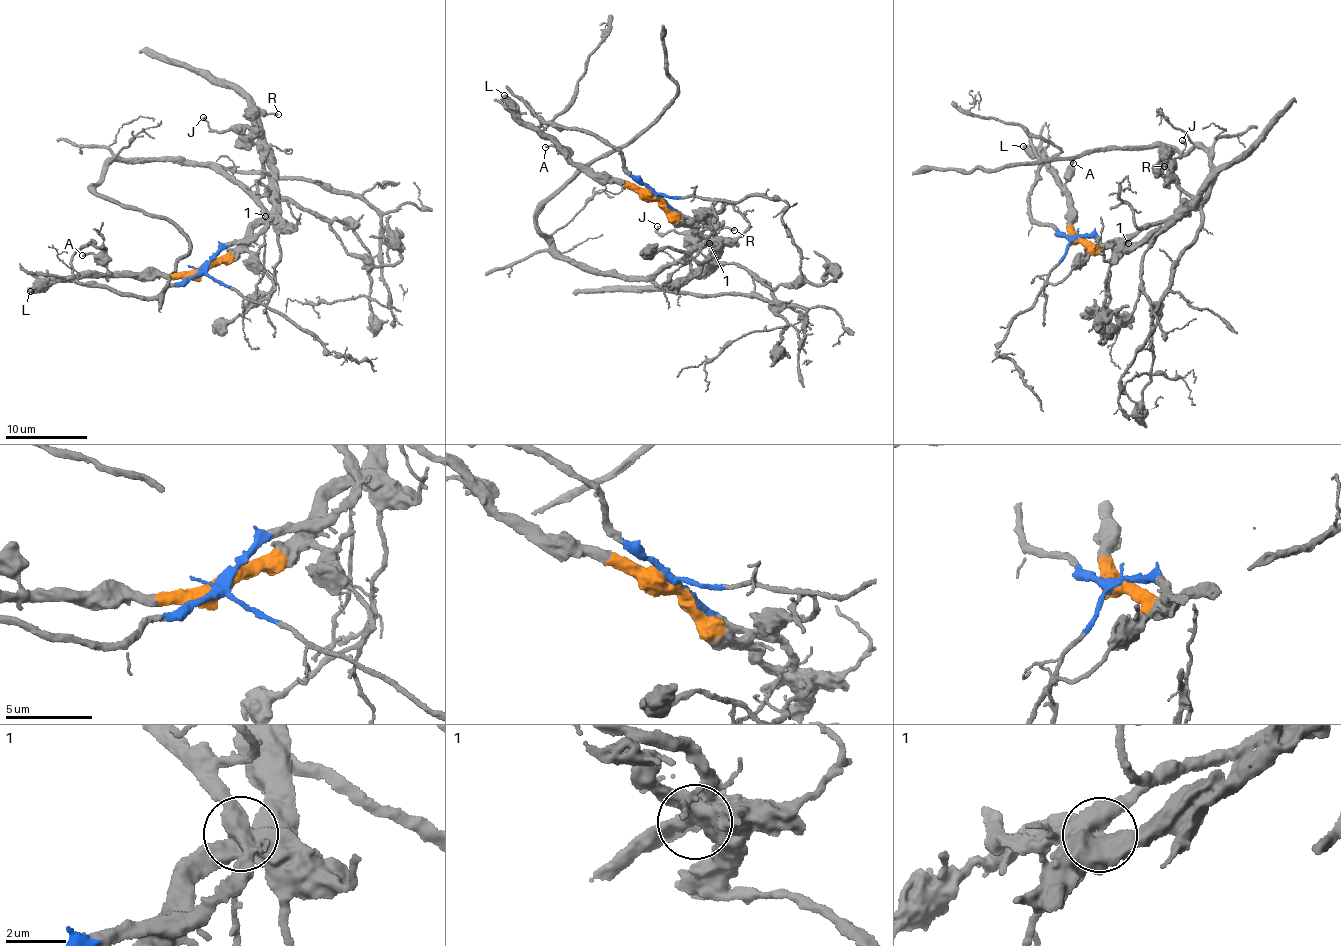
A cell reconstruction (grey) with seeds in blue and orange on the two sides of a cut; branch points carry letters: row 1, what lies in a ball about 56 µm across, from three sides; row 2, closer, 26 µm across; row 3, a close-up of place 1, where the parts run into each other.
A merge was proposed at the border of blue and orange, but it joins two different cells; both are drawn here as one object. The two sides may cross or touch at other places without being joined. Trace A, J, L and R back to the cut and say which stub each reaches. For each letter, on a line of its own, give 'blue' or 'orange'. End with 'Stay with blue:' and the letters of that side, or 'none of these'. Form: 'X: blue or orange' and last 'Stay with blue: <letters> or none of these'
A: orange
J: orange
L: orange
R: orange
Stay with blue: none of these

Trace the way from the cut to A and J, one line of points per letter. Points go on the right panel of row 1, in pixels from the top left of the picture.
A: (1075, 238), (1077, 233), (1069, 222), (1074, 207), (1065, 183), (1073, 163)
J: (1075, 238), (1092, 248), (1145, 243), (1159, 235), (1194, 201), (1174, 172), (1173, 160), (1184, 148), (1181, 141)

